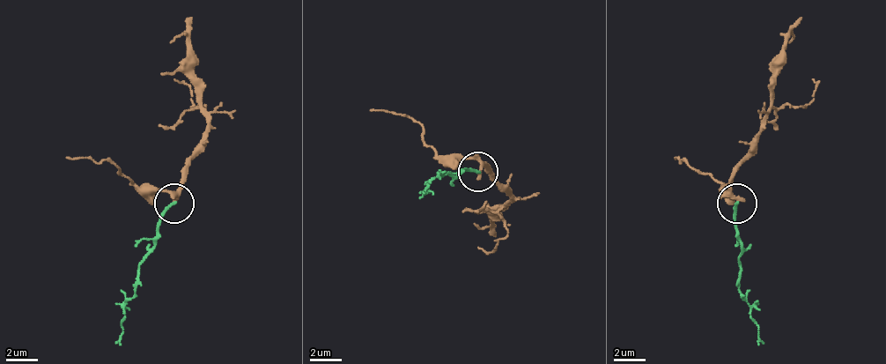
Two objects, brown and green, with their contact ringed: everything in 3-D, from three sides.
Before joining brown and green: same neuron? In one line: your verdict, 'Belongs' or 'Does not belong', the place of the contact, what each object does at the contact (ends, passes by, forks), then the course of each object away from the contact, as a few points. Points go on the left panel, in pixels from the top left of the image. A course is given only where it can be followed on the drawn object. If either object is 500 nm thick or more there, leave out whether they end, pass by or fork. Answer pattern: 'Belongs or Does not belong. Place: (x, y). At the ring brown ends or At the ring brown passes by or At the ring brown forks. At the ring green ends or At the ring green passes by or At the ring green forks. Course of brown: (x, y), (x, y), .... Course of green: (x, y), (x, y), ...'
Does not belong. Place: (174, 203). At the ring brown passes by. At the ring green ends. Course of brown: (175, 202), (183, 174), (207, 127), (187, 16). Course of green: (175, 202), (159, 221), (151, 253), (140, 265), (136, 293), (124, 305), (116, 344)

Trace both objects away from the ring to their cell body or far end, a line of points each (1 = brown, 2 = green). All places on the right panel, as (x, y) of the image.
1: (737, 202), (729, 174), (761, 127), (781, 44), (801, 16)
2: (737, 202), (734, 221), (742, 253), (737, 293), (749, 305), (765, 344)

